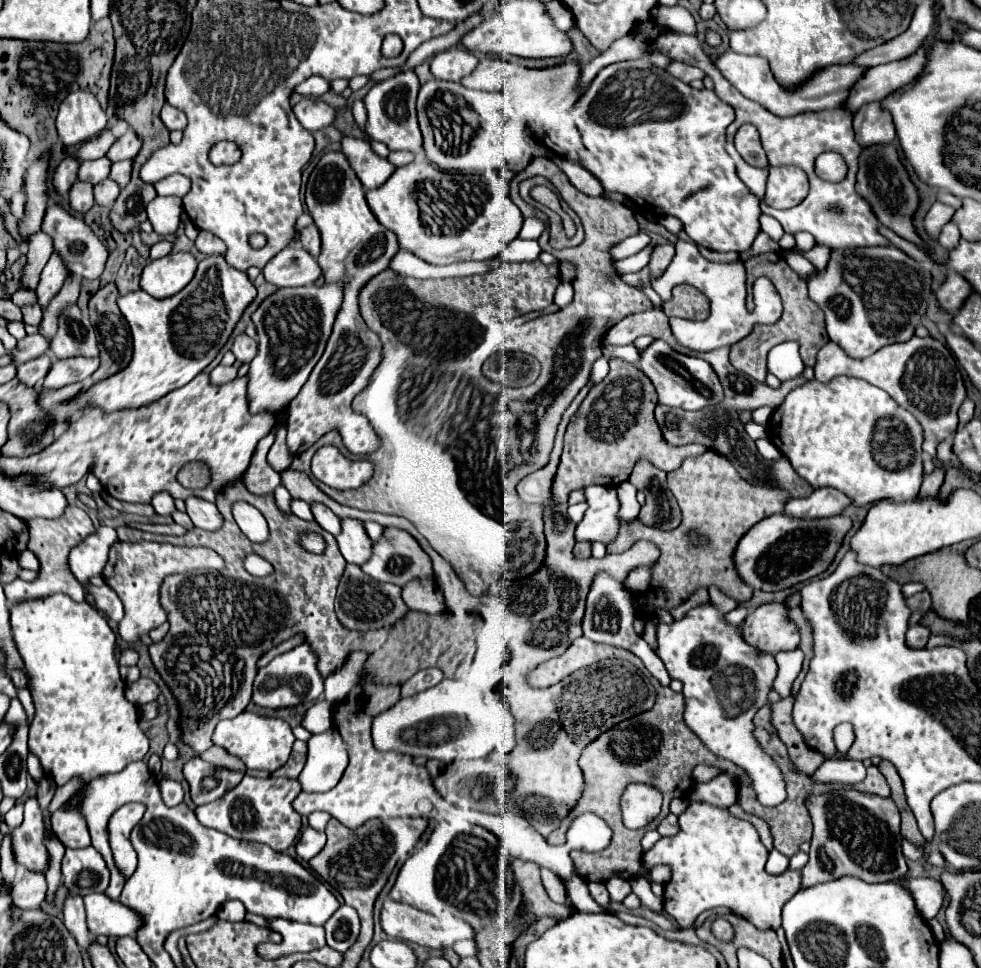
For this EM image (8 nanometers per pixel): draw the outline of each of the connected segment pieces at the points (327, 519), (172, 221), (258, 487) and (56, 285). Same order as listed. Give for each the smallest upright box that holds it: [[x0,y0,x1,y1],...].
[[312,504,340,536],[146,196,182,234],[242,430,280,496],[36,252,68,310]]

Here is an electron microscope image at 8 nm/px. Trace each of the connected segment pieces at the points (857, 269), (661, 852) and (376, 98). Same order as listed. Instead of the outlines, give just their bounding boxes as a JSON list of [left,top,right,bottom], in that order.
[[786,246,932,360],[644,802,800,930],[364,72,424,158]]

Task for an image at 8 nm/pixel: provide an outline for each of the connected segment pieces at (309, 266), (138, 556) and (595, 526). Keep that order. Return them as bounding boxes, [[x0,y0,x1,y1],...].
[[262,244,322,286],[102,542,224,644],[576,486,618,544]]

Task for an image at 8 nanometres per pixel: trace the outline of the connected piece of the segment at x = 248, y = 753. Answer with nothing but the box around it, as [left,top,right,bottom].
[212,710,296,772]

